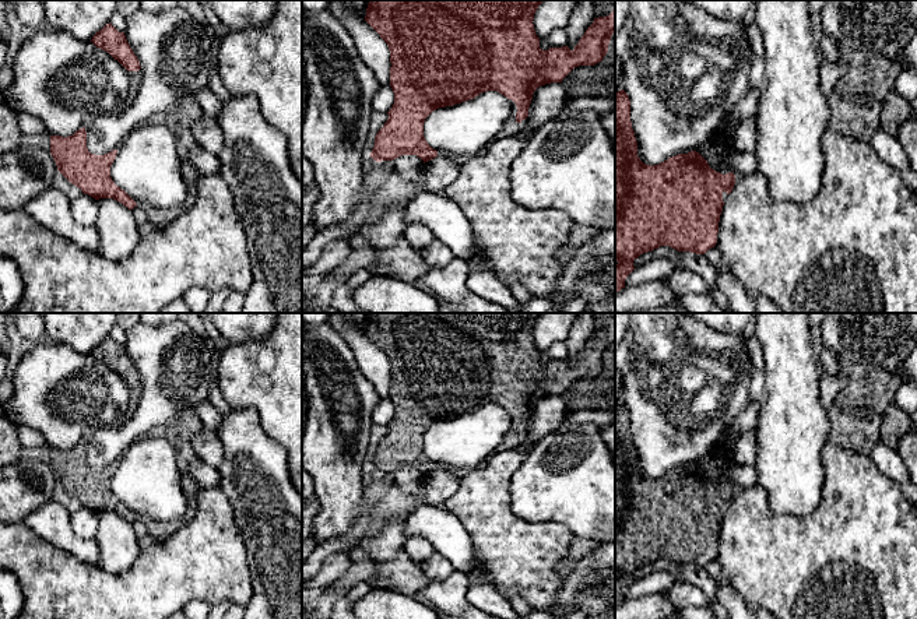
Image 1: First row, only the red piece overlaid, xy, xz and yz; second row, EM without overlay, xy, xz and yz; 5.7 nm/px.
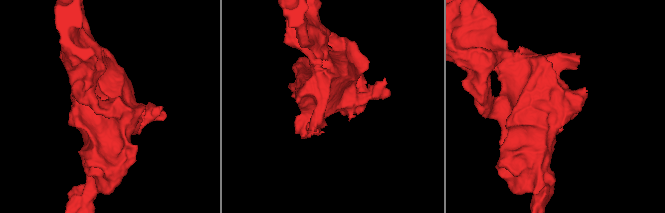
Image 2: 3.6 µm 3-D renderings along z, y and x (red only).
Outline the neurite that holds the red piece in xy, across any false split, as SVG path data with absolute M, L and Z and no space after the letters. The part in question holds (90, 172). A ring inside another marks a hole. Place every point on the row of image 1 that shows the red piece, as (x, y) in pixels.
M85 127L73 136L50 136L50 154L57 170L84 194L99 198L113 198L129 210L137 207L136 201L110 177L110 166L117 150L103 155L91 154L87 148Z

